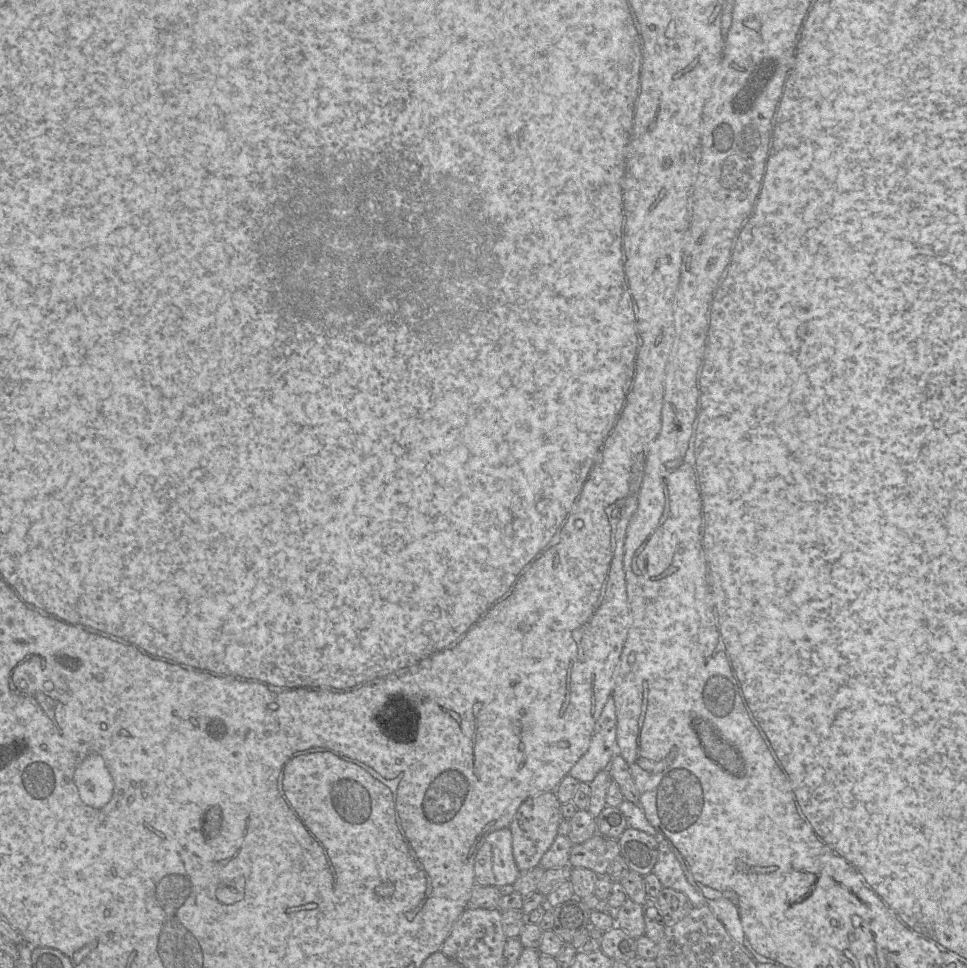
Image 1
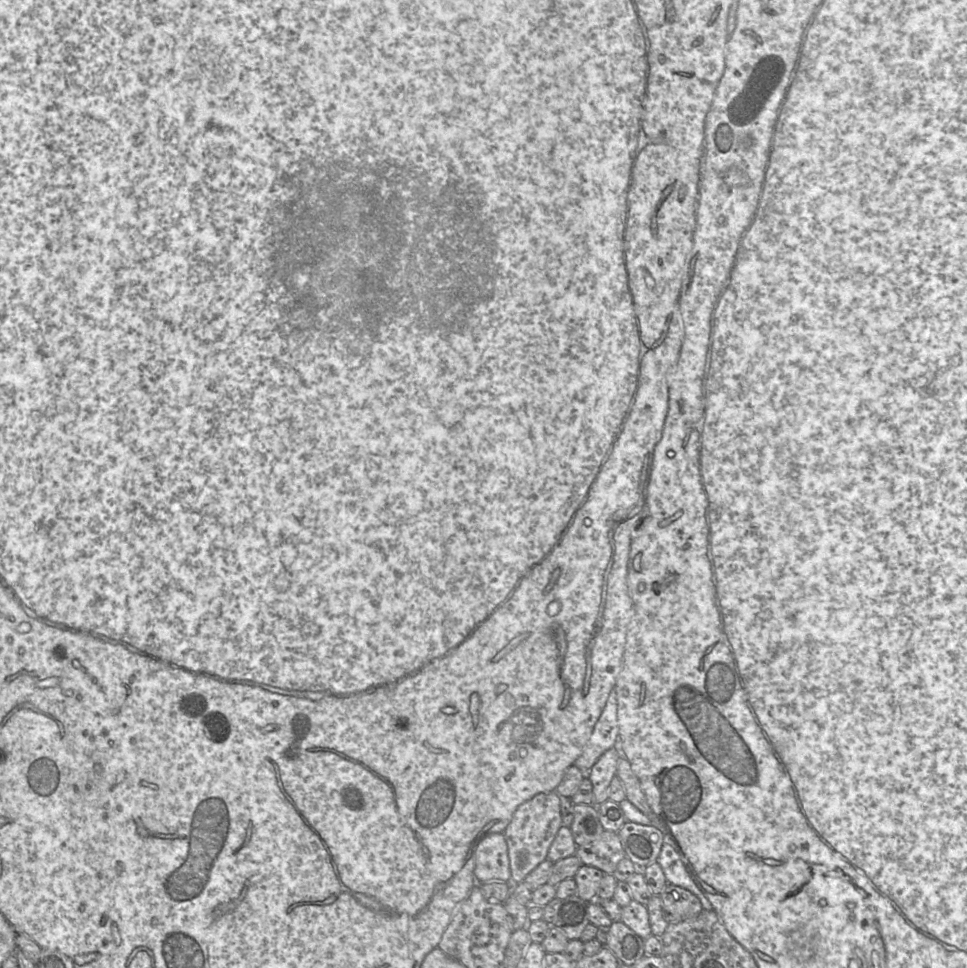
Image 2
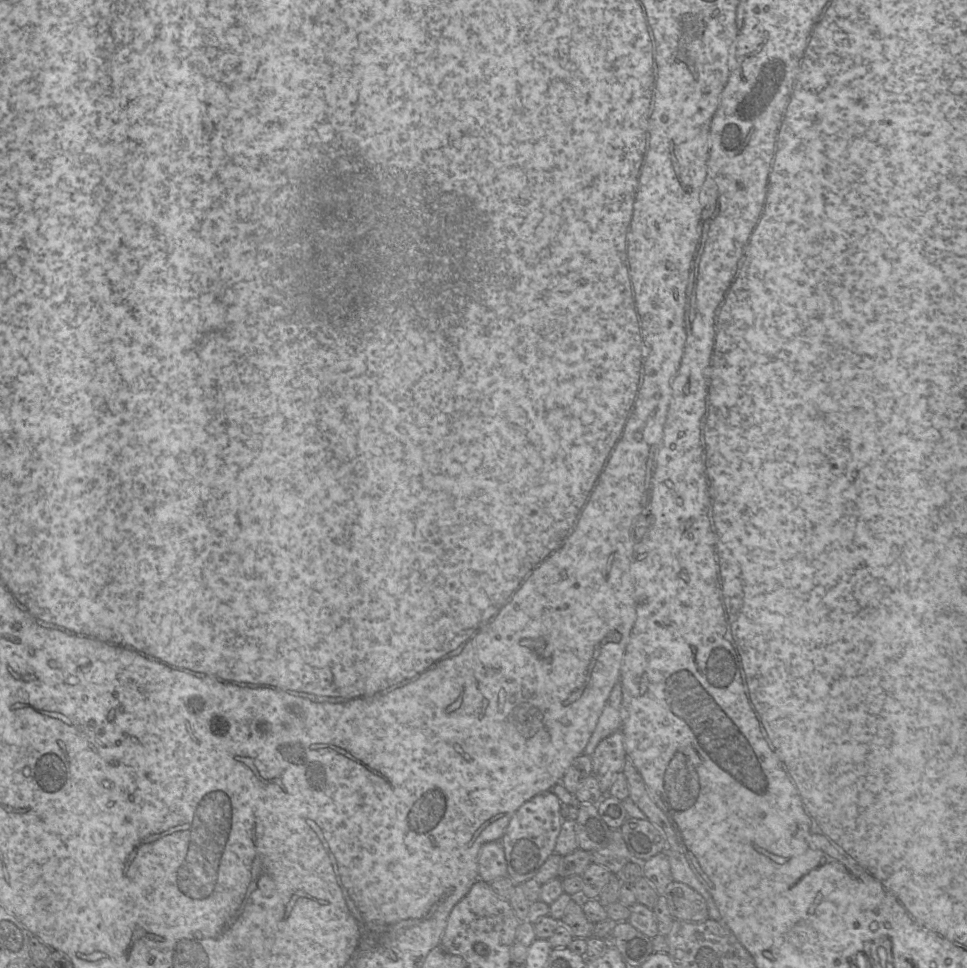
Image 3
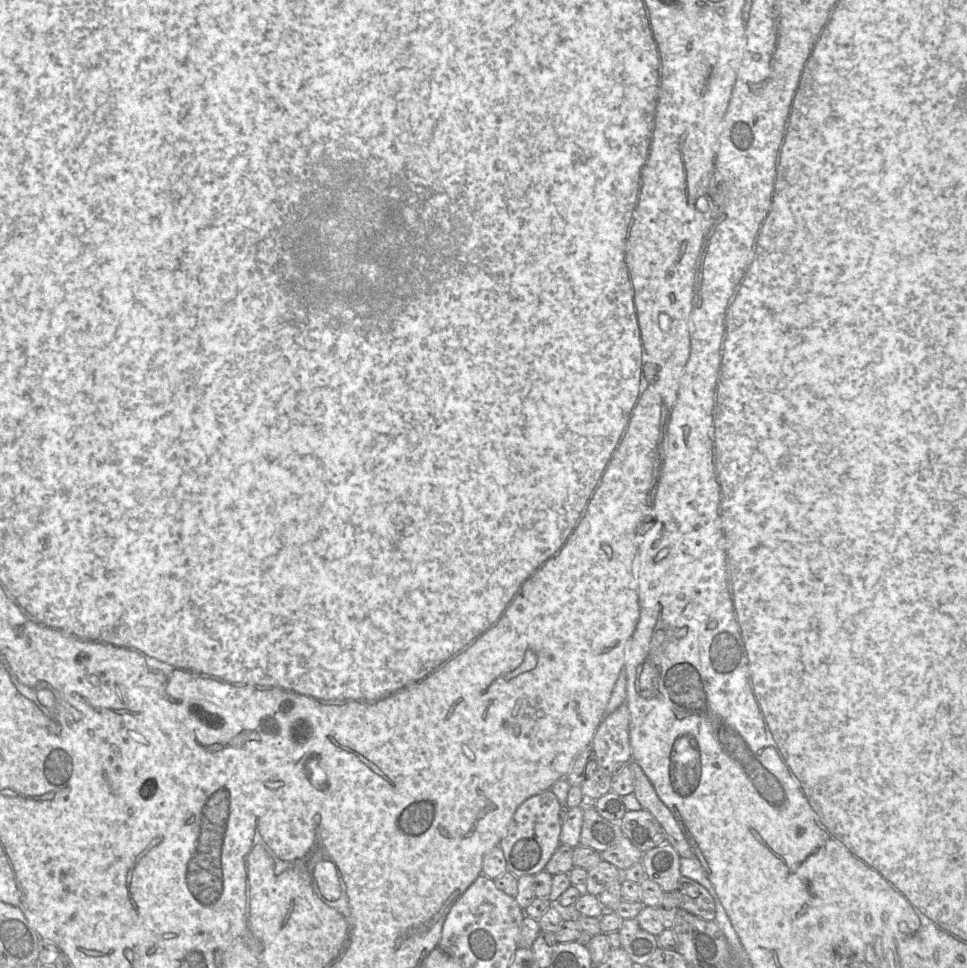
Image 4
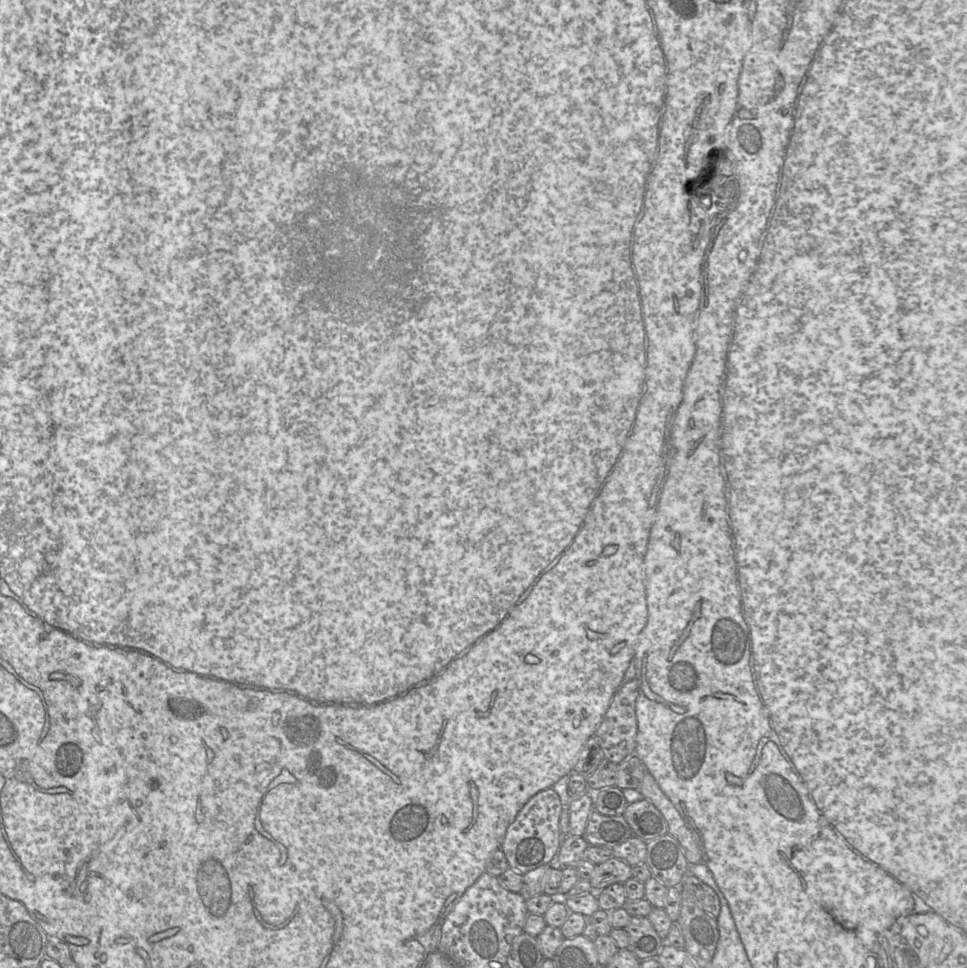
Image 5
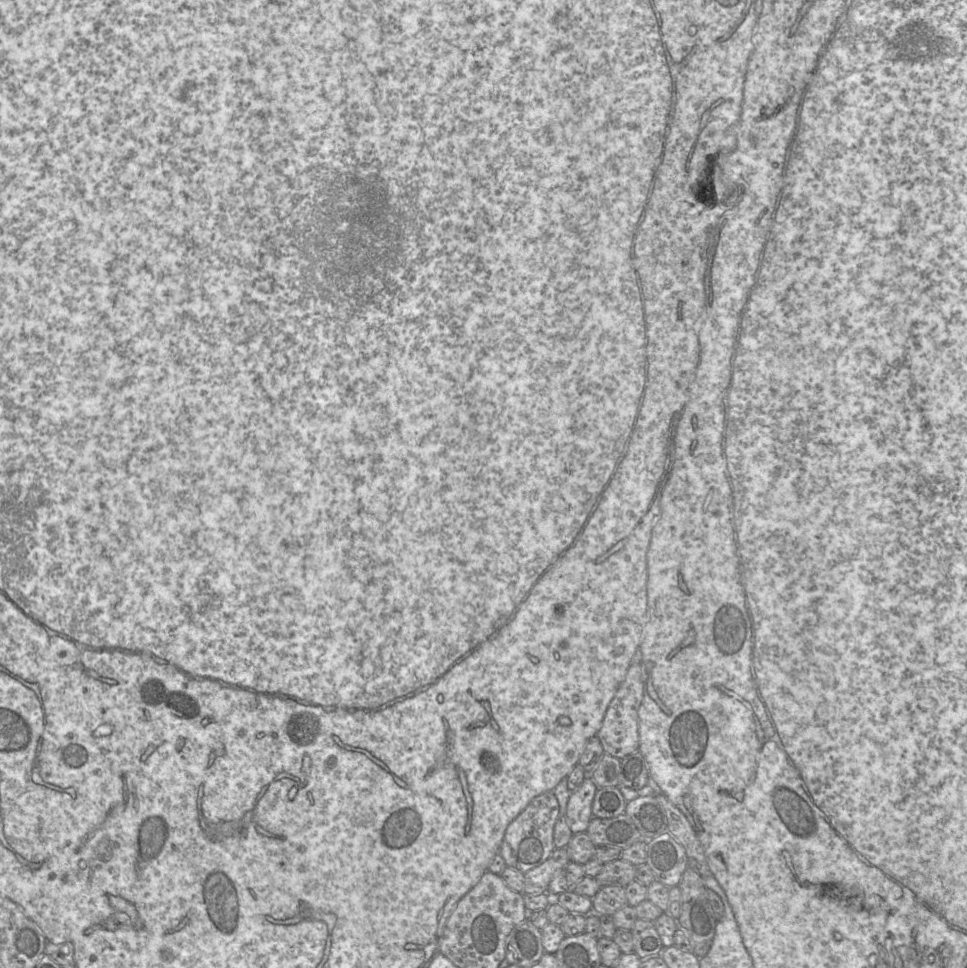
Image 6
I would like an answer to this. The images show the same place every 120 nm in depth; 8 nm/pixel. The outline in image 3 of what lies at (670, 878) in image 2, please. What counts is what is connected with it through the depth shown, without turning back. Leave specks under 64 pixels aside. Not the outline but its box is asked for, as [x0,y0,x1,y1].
[665,849,717,919]

